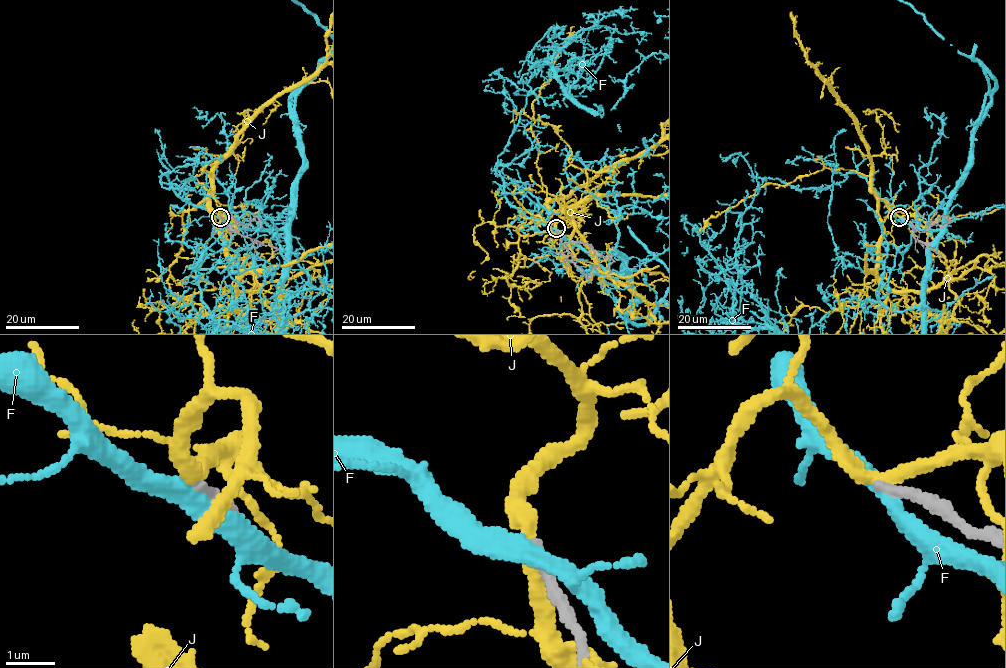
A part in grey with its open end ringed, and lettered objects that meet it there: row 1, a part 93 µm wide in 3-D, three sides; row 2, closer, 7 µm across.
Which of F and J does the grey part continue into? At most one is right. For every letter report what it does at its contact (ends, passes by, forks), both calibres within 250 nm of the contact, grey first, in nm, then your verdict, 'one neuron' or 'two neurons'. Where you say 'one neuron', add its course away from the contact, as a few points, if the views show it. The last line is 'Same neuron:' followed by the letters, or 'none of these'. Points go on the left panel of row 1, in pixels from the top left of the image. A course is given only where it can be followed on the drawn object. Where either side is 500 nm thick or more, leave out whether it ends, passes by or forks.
F: it passes by; 260 nm thick on the grey side, 360 nm on the other; two neurons
J: it passes by; 260 nm thick on the grey side, 280 nm on the other; two neurons
Same neuron: none of these

